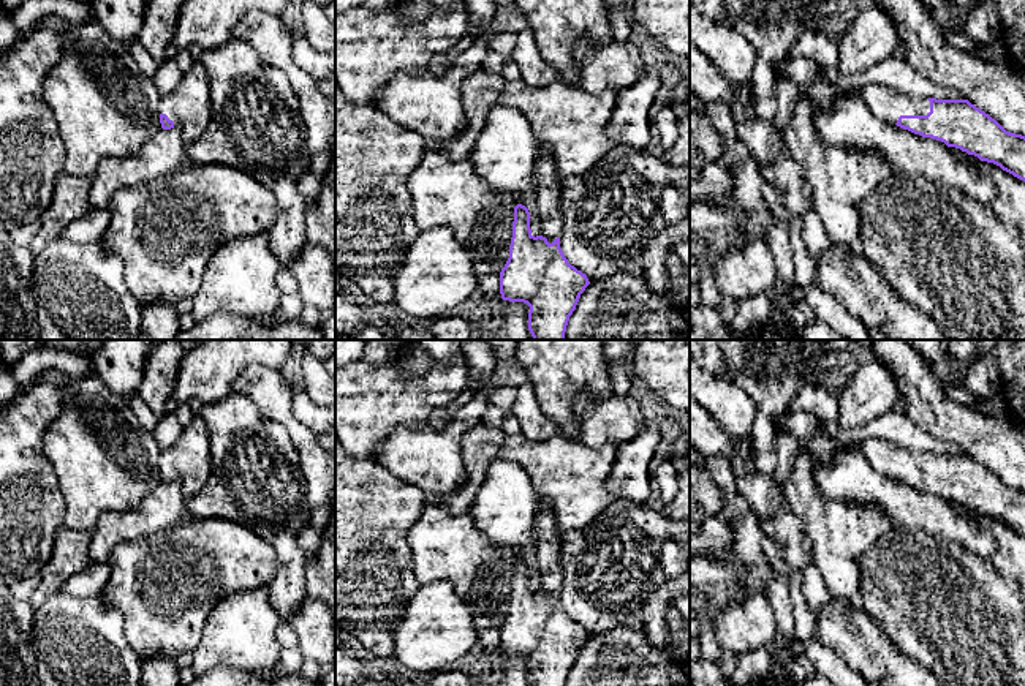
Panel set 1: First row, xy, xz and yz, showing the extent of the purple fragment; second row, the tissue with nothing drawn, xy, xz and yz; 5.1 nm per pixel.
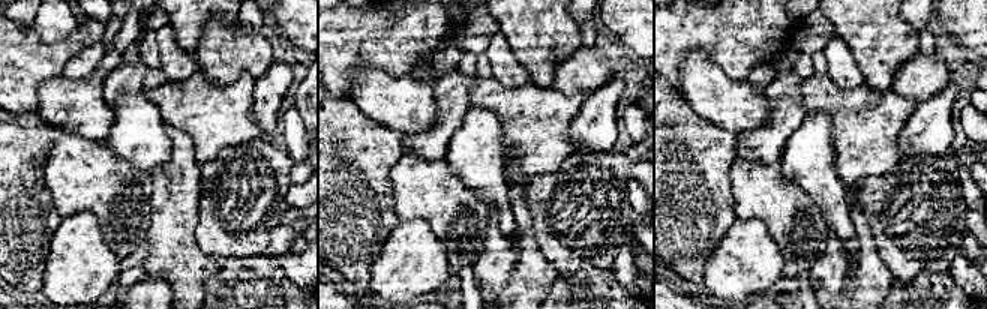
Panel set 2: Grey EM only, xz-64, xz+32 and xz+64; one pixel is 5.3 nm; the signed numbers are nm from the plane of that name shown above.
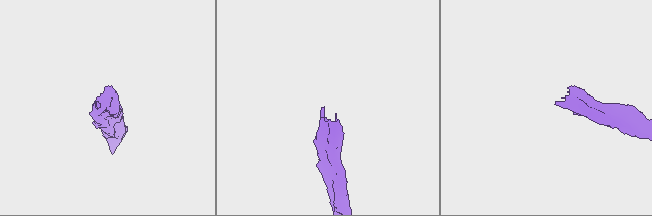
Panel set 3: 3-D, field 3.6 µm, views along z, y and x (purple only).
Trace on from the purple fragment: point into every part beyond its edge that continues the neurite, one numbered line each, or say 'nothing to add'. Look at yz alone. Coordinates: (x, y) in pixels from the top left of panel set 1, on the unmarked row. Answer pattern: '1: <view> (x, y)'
1: yz (886, 457)

